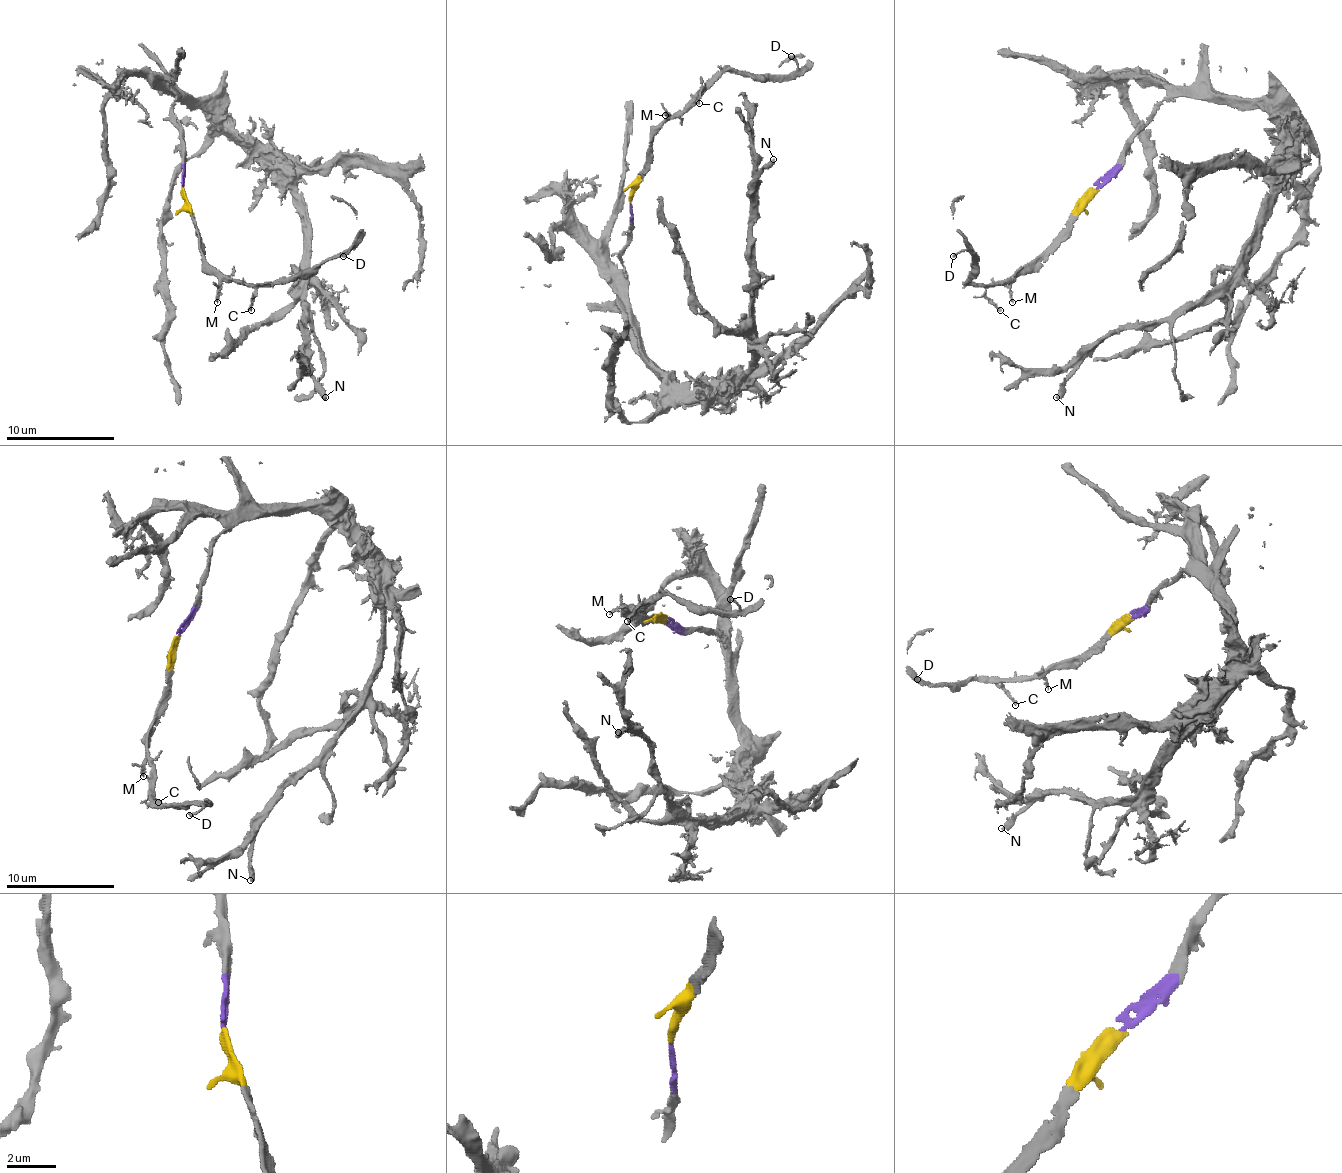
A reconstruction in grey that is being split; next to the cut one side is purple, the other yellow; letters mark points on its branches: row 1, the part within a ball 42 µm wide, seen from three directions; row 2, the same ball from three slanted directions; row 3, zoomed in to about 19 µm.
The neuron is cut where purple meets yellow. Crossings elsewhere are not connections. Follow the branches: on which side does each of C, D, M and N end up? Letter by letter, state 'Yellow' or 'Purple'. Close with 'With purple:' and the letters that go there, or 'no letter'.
C: Yellow
D: Yellow
M: Yellow
N: Purple
With purple: N

